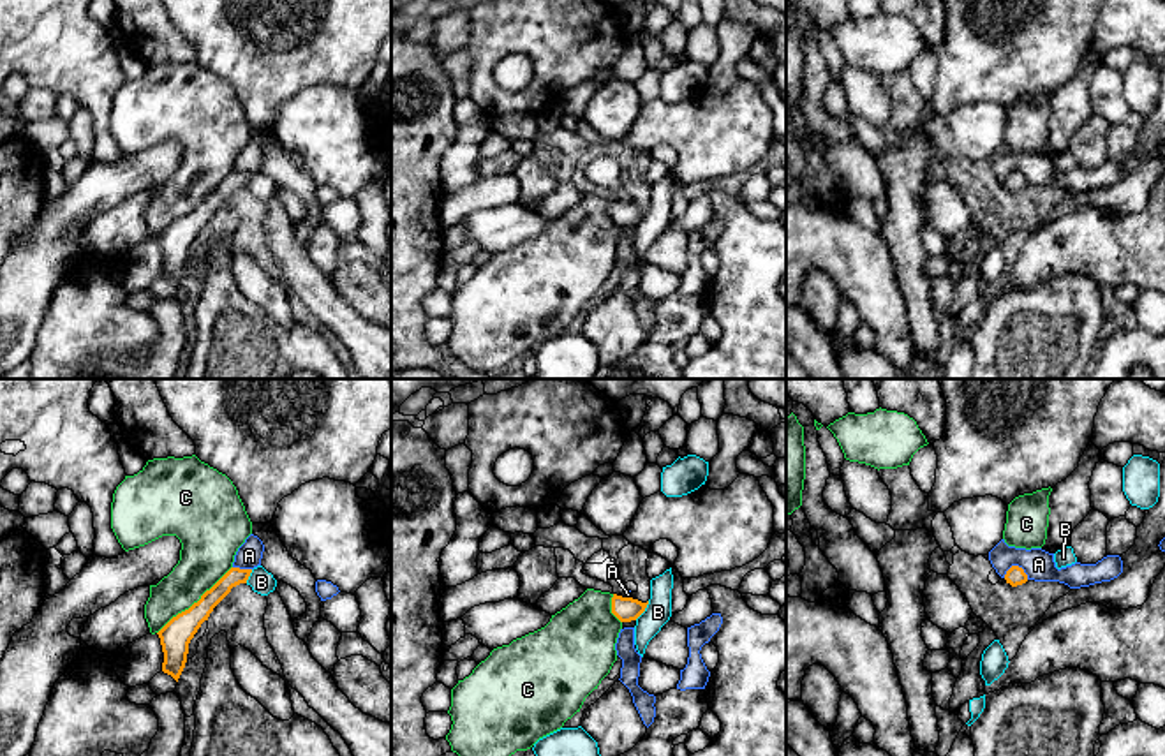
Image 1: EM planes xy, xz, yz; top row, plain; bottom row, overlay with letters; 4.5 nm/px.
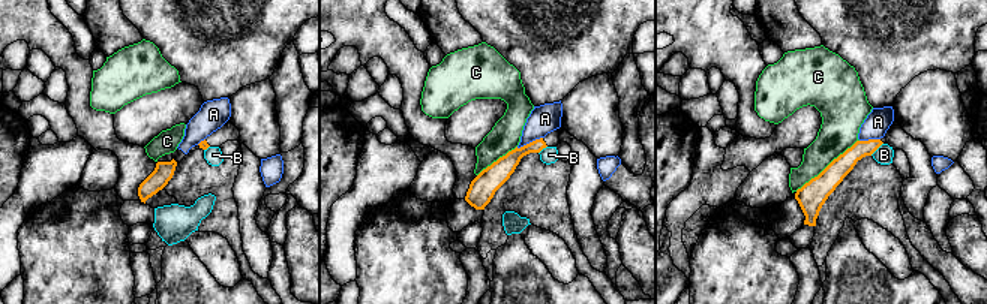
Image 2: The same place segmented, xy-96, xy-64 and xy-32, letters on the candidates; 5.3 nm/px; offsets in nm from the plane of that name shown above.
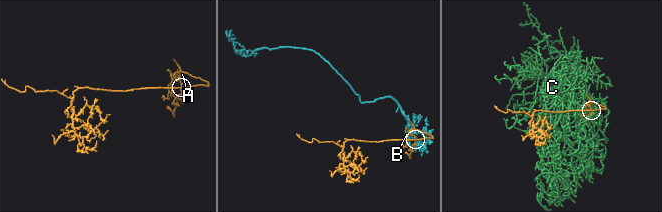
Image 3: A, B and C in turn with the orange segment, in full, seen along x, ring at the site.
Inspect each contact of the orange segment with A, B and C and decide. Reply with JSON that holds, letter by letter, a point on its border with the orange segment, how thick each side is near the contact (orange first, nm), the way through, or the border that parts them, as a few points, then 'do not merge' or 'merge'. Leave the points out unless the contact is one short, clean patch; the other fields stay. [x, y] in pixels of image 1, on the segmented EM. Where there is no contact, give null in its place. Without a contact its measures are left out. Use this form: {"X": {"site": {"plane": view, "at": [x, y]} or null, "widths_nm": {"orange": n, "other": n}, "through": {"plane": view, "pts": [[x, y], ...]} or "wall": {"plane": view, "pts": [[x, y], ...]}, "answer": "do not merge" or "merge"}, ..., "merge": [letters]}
{"A": {"site": {"plane": "yz", "at": [1014, 566]}, "widths_nm": {"orange": 90, "other": 140}, "wall": {"plane": "yz", "pts": [[1028, 575], [1021, 568], [1012, 566], [1003, 577]]}, "answer": "do not merge"}, "B": {"site": {"plane": "xz", "at": [644, 610]}, "widths_nm": {"orange": 110, "other": 120}, "wall": {"plane": "xz", "pts": [[649, 601], [635, 619]]}, "answer": "do not merge"}, "C": {"site": {"plane": "xy", "at": [194, 603]}, "widths_nm": {"orange": 140, "other": 240}, "answer": "do not merge"}, "merge": []}

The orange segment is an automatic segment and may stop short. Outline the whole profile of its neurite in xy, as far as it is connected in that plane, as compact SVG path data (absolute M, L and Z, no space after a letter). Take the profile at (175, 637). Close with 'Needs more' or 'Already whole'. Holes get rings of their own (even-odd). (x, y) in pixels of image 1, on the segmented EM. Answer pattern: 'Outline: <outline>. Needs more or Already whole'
Outline: M231 567L197 603L173 617L157 634L160 638L164 663L162 671L176 682L185 668L189 643L208 620L213 608L231 592L233 587L247 583L252 569Z. Already whole

